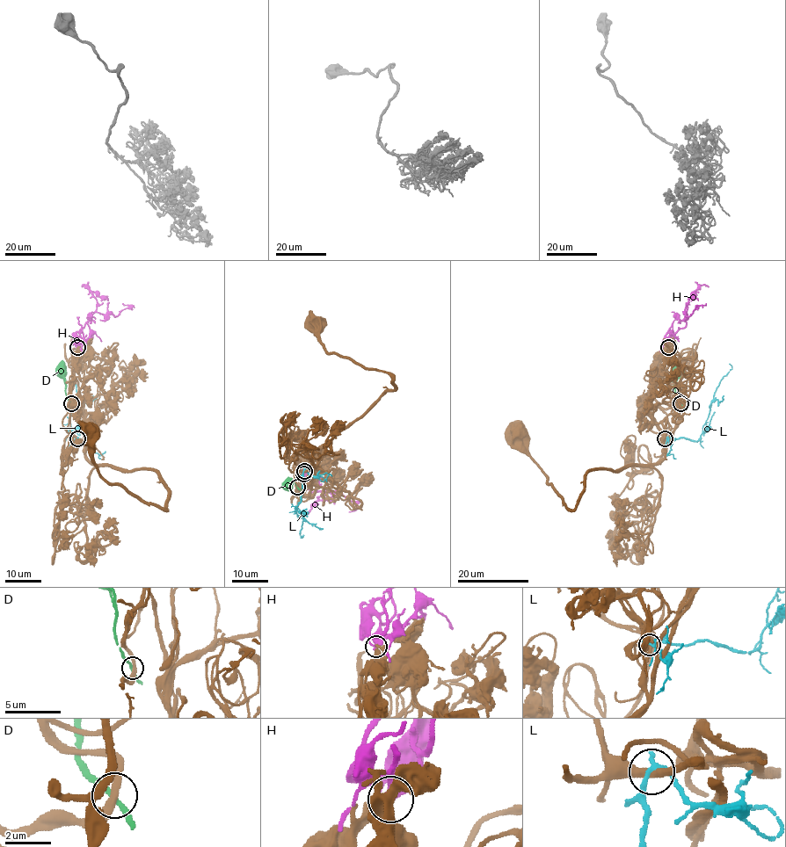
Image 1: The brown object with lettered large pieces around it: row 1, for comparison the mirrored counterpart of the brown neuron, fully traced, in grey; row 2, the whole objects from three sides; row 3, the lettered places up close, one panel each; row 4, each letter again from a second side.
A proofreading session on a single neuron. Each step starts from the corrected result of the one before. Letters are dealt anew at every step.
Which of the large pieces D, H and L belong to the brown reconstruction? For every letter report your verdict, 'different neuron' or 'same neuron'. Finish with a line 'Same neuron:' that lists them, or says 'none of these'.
D: different neuron
H: different neuron
L: different neuron
Same neuron: none of these

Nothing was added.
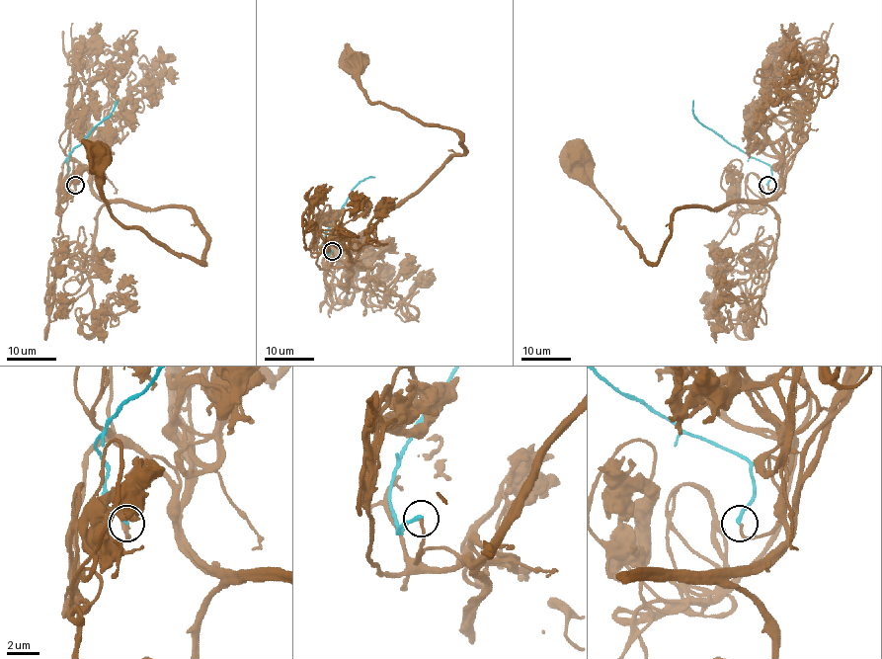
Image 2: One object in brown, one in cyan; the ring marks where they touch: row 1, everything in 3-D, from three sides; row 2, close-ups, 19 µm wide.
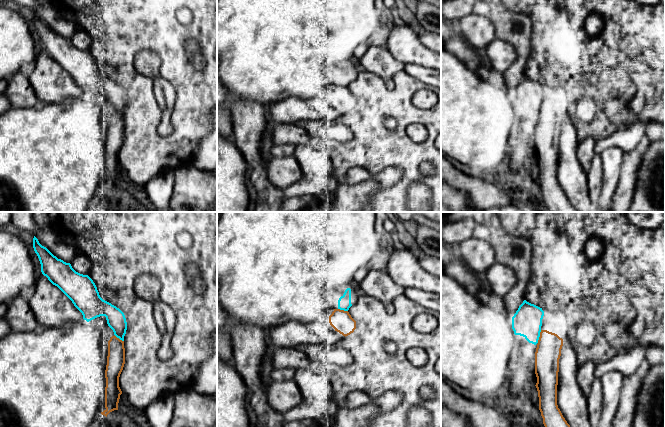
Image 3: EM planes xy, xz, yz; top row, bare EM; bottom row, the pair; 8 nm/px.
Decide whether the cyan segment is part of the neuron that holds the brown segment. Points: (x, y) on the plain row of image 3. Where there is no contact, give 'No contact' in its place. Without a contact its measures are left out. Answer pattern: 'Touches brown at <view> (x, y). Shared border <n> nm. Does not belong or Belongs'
Touches brown at yz (540, 112). Shared border 110 nm. Does not belong

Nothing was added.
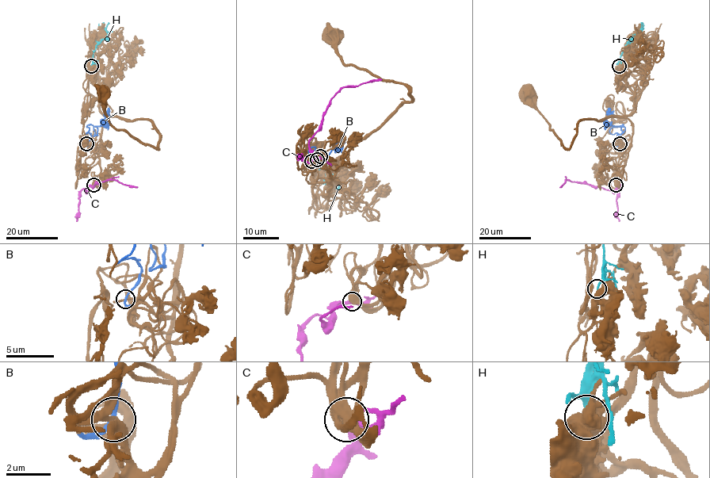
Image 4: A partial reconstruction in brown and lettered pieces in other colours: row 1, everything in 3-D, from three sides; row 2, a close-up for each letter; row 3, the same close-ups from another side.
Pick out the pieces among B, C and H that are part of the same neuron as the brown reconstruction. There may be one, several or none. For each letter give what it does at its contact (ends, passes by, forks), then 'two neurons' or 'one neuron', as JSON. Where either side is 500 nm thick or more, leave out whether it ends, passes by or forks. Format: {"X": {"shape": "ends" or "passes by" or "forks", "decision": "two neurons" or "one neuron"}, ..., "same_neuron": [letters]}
{"B": {"shape": "passes by", "decision": "one neuron"}, "C": {"shape": "passes by", "decision": "two neurons"}, "H": {"decision": "two neurons"}, "same_neuron": ["B"]}

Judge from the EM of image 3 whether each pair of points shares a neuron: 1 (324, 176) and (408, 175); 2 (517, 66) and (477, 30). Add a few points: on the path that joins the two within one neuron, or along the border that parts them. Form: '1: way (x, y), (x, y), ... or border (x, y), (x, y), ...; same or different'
1: border (328, 153), (333, 164), (337, 187), (320, 195); different
2: border (488, 18), (494, 27), (496, 36); different

